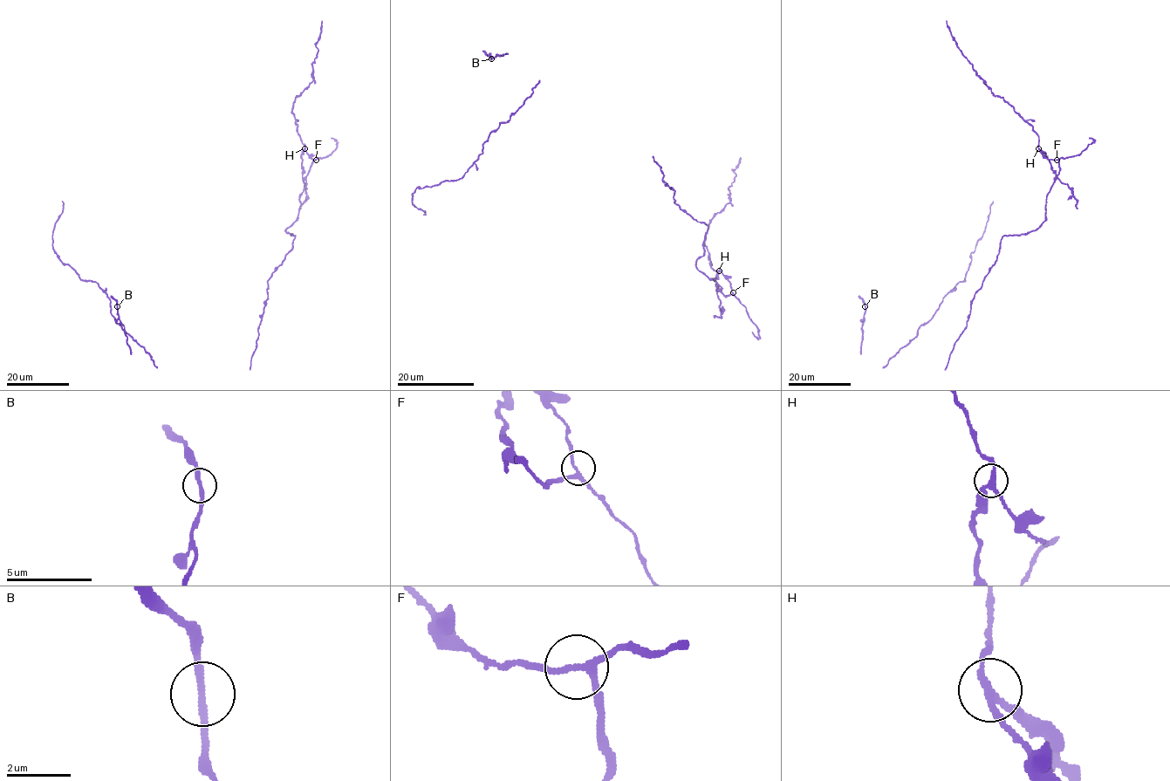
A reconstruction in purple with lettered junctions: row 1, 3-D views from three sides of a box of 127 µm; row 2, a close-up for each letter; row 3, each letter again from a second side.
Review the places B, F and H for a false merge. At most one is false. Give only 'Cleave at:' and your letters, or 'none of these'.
Cleave at: H

